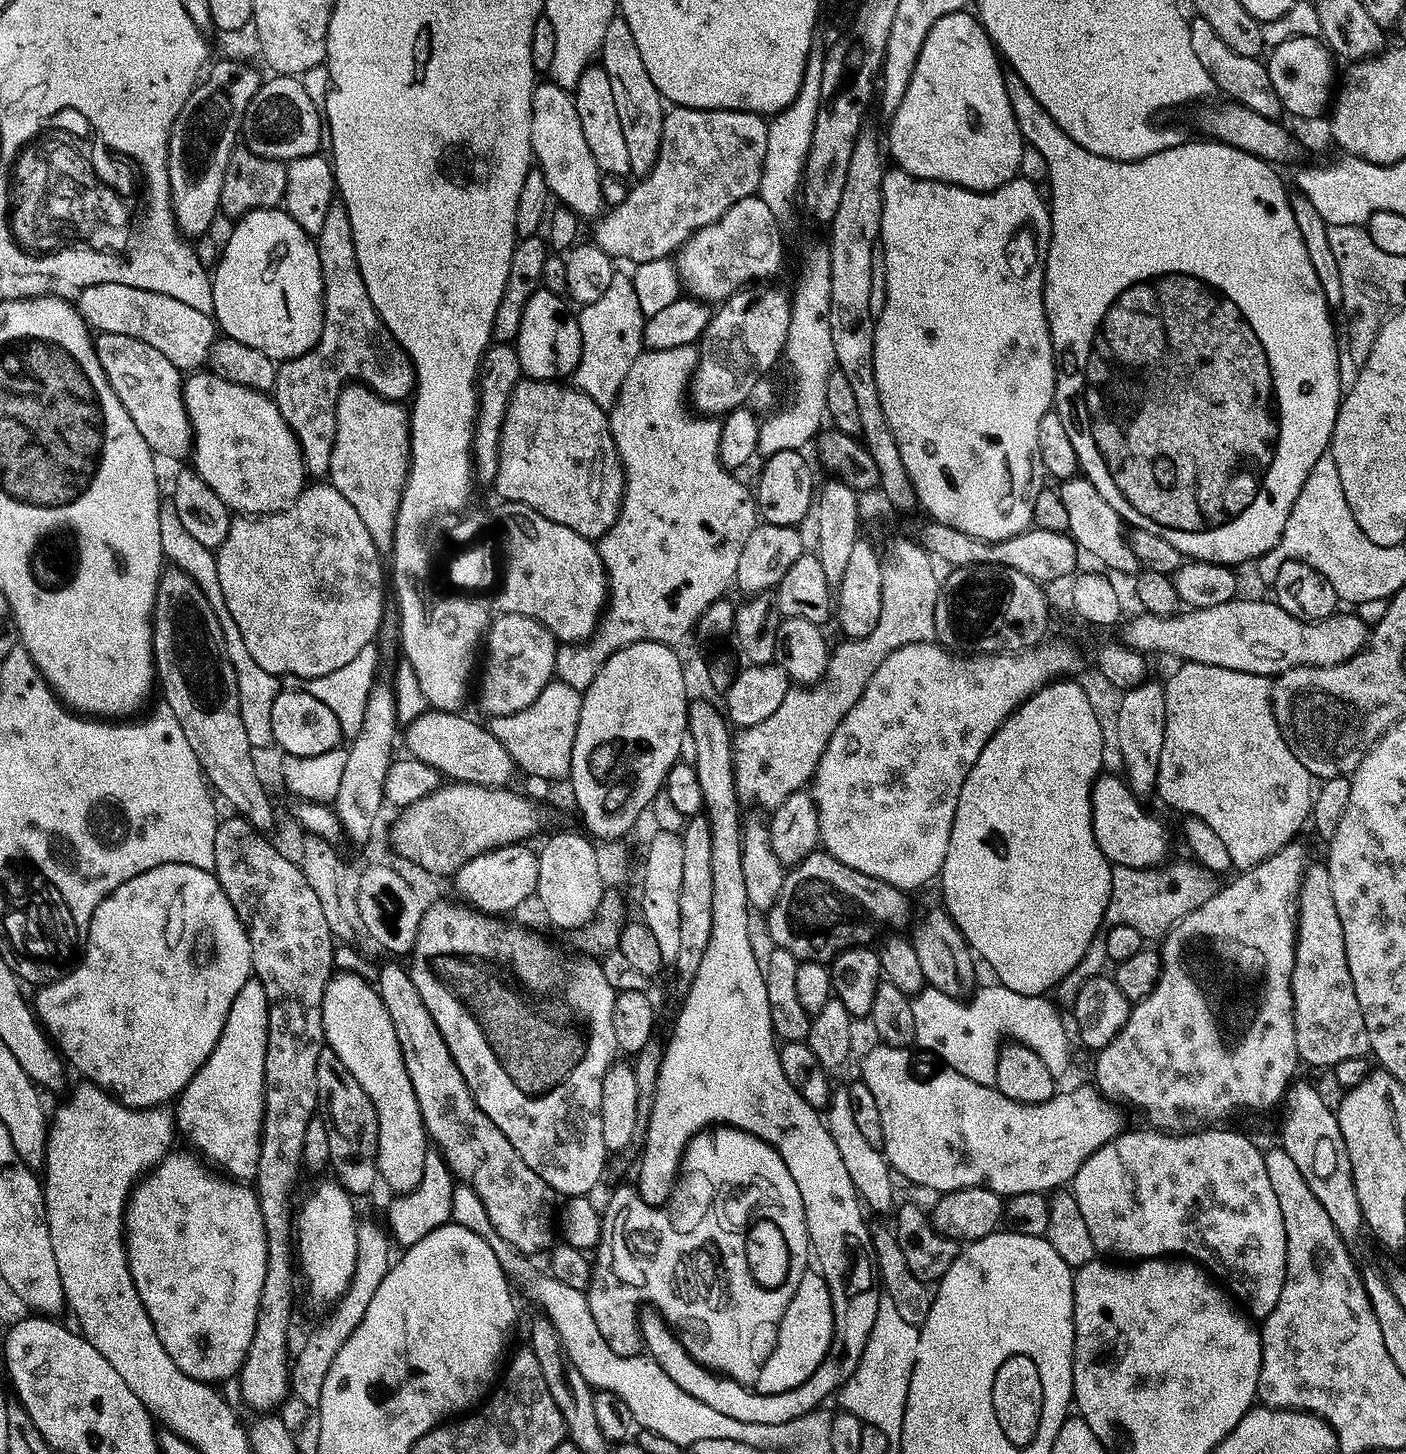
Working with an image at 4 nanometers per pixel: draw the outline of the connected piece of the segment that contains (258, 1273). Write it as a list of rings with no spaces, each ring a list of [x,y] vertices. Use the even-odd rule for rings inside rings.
[[[175,1152],[165,1156],[132,1191],[126,1217],[128,1265],[132,1271],[134,1286],[138,1286],[142,1306],[146,1306],[146,1310],[150,1314],[150,1322],[154,1322],[154,1330],[158,1330],[158,1338],[162,1338],[162,1346],[166,1346],[166,1354],[170,1354],[170,1358],[174,1358],[174,1366],[178,1366],[178,1370],[182,1370],[182,1374],[195,1380],[201,1380],[203,1384],[220,1386],[231,1381],[243,1368],[245,1362],[248,1361],[250,1346],[254,1342],[262,1302],[262,1290],[266,1286],[266,1274],[268,1273],[268,1231],[264,1229],[264,1215],[260,1212],[259,1195],[251,1187],[240,1182],[219,1180],[218,1177],[211,1176],[204,1169],[203,1162],[205,1163],[205,1161],[199,1155],[196,1157],[191,1156],[188,1152]]]

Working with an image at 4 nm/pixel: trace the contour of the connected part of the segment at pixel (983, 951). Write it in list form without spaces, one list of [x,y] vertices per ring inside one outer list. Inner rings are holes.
[[[1059,680],[1049,684],[1040,692],[1037,692],[1035,696],[1031,696],[1024,705],[1012,715],[1007,722],[1001,726],[998,730],[998,734],[994,734],[994,738],[990,738],[990,742],[986,746],[986,750],[982,750],[982,754],[978,758],[978,762],[974,766],[974,770],[970,770],[970,774],[966,778],[966,786],[962,786],[962,798],[958,802],[958,810],[956,811],[956,821],[954,822],[954,830],[952,831],[952,841],[950,842],[950,854],[946,854],[946,862],[944,863],[944,871],[942,873],[942,881],[944,880],[944,900],[946,905],[946,911],[952,916],[952,921],[960,927],[962,934],[968,940],[969,946],[971,946],[973,953],[977,957],[982,958],[986,963],[992,967],[992,972],[997,976],[999,983],[1003,987],[1014,990],[1018,994],[1023,996],[1044,996],[1050,993],[1063,982],[1068,975],[1072,973],[1072,969],[1078,967],[1083,962],[1087,951],[1090,950],[1093,943],[1098,940],[1101,935],[1102,929],[1105,927],[1107,910],[1110,906],[1111,900],[1111,880],[1113,865],[1108,863],[1108,859],[1104,856],[1104,850],[1098,846],[1098,842],[1094,838],[1094,830],[1092,829],[1092,787],[1096,785],[1097,780],[1100,779],[1103,768],[1103,730],[1098,724],[1097,715],[1094,714],[1093,707],[1090,706],[1090,701],[1087,698],[1085,687],[1074,680]]]

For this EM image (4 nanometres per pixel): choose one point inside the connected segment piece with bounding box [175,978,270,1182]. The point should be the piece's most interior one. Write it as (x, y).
(223, 1108)

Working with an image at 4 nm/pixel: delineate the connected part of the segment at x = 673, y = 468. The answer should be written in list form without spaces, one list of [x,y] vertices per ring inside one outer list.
[[[687,344],[686,346],[678,346],[678,350],[662,350],[661,352],[645,351],[643,356],[638,358],[638,362],[634,362],[634,367],[630,370],[630,374],[626,377],[626,382],[622,385],[622,390],[618,394],[618,402],[610,410],[610,419],[612,422],[612,437],[616,443],[616,449],[620,451],[620,461],[624,463],[624,475],[626,477],[626,483],[624,486],[624,504],[620,507],[620,517],[618,522],[613,526],[610,531],[604,536],[603,540],[599,541],[598,547],[600,550],[600,557],[604,563],[604,569],[608,572],[608,587],[610,589],[610,599],[608,601],[608,607],[600,621],[600,626],[597,628],[595,634],[592,635],[592,639],[579,645],[579,646],[564,646],[556,653],[556,676],[558,680],[565,683],[566,686],[573,687],[574,690],[581,694],[587,690],[587,688],[594,682],[594,678],[598,678],[598,674],[602,670],[602,666],[608,661],[611,656],[618,650],[623,648],[629,648],[634,646],[638,642],[658,642],[659,644],[670,644],[673,646],[680,646],[680,643],[687,638],[688,635],[693,635],[694,629],[697,627],[698,621],[702,618],[702,614],[715,600],[721,599],[722,592],[720,592],[720,584],[724,588],[732,588],[736,583],[736,575],[738,574],[738,562],[741,561],[742,550],[746,547],[746,542],[749,541],[750,536],[754,534],[754,530],[758,525],[758,505],[754,499],[753,493],[748,492],[748,488],[744,484],[739,484],[735,480],[736,476],[731,471],[725,468],[723,462],[720,460],[720,443],[722,442],[724,425],[719,419],[716,418],[701,418],[699,415],[693,414],[690,411],[690,389],[692,386],[692,378],[696,375],[696,367],[700,365],[700,349],[695,344]]]

